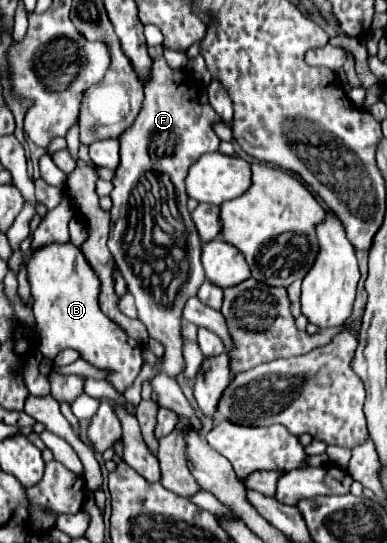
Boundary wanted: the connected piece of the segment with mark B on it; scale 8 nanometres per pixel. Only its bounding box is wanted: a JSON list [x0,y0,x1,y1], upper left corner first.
[27,242,143,392]

